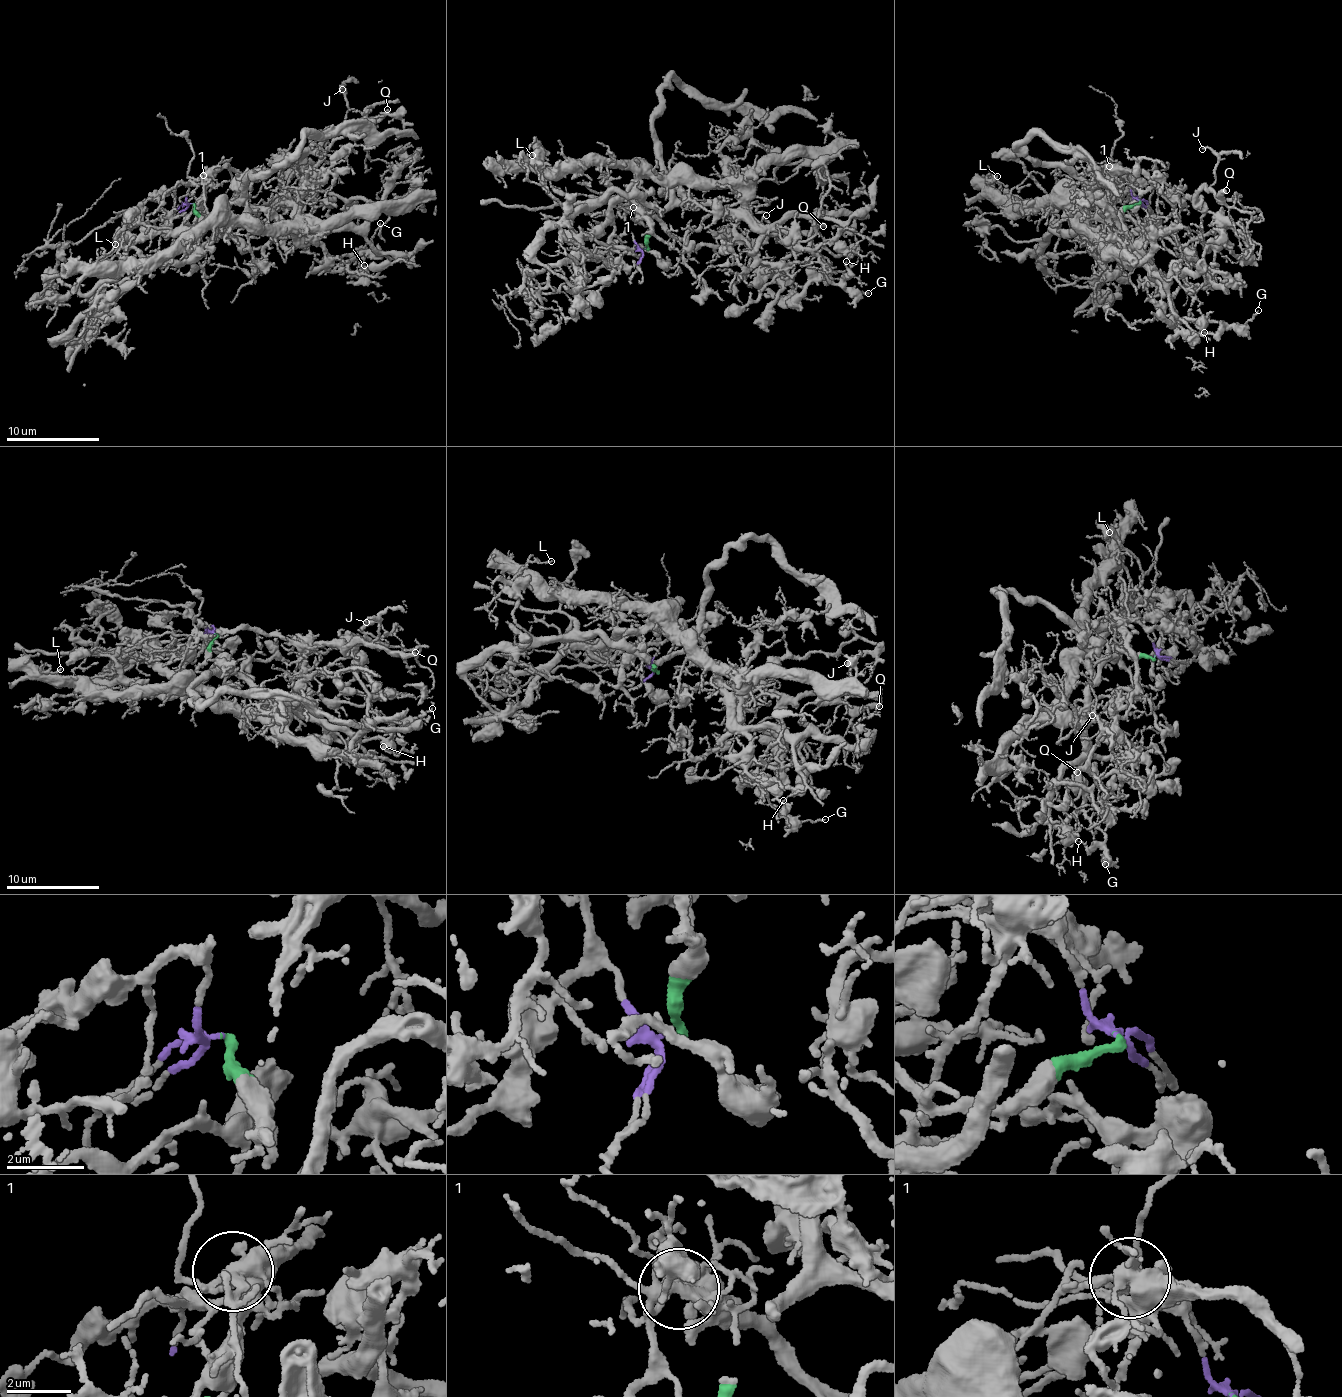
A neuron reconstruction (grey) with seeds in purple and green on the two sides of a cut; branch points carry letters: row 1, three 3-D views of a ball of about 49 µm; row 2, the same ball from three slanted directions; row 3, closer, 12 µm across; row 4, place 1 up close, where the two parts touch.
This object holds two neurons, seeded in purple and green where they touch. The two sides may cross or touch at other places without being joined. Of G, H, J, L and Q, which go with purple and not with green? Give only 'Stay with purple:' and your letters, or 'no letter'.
Stay with purple: J, Q

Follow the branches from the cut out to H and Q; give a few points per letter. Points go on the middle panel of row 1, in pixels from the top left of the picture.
H: (646, 250), (650, 206), (660, 213), (705, 205), (770, 223), (837, 284), (848, 274), (845, 260)
Q: (646, 250), (632, 239), (631, 207), (644, 206), (691, 244), (731, 245), (823, 227)

